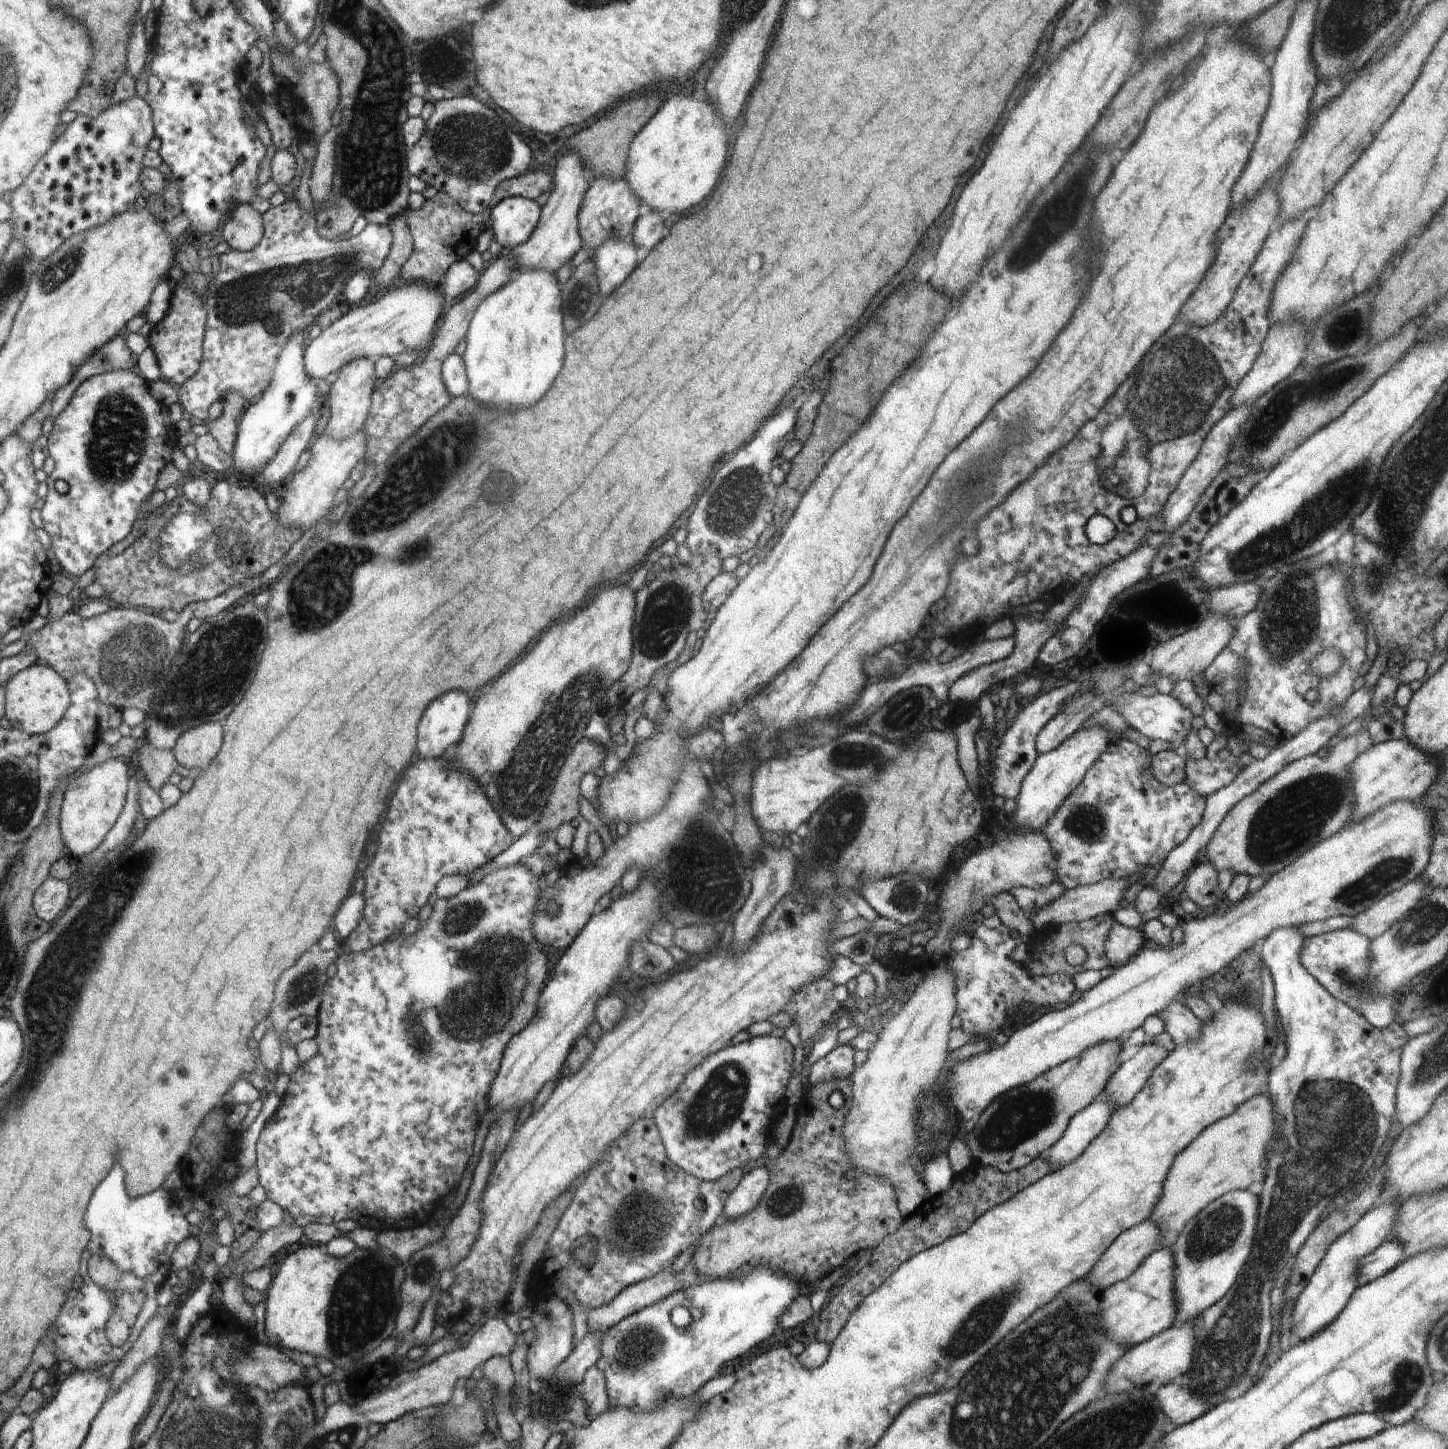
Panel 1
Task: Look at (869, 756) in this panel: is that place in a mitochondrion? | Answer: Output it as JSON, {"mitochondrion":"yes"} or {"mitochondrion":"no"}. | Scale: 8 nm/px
{"mitochondrion":"yes"}

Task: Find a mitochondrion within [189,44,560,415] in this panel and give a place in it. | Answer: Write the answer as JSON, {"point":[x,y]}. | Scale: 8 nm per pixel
{"point":[267,298]}

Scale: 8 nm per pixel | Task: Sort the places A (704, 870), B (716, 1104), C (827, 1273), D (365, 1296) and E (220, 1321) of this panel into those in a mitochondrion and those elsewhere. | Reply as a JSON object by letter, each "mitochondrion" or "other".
{"A":"mitochondrion","B":"mitochondrion","C":"other","D":"mitochondrion","E":"other"}

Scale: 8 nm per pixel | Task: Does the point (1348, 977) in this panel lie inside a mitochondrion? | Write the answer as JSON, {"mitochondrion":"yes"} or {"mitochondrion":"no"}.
{"mitochondrion":"yes"}

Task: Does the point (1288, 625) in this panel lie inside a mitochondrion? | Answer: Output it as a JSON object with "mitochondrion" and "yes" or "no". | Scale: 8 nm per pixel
{"mitochondrion":"yes"}

